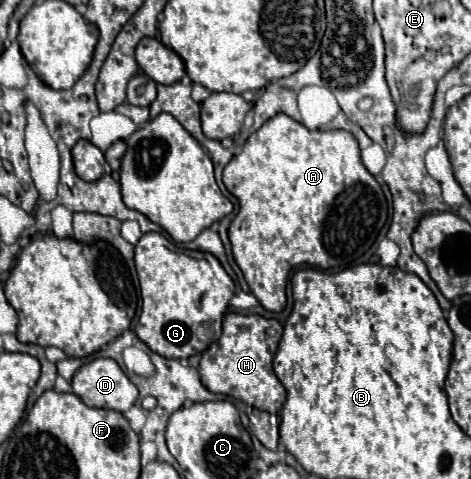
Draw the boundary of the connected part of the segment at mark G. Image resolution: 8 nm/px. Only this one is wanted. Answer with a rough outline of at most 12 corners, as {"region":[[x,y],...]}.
{"region":[[158,232],[136,244],[136,336],[186,360],[234,294],[216,256]]}

